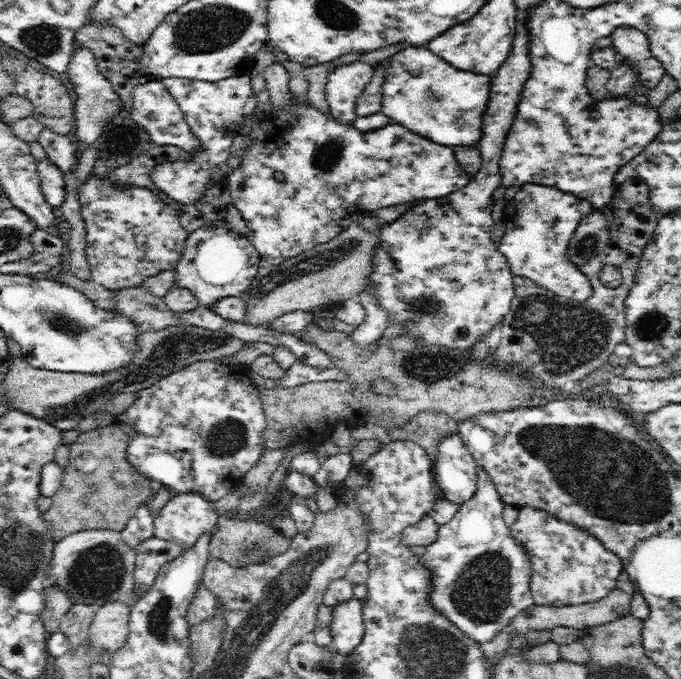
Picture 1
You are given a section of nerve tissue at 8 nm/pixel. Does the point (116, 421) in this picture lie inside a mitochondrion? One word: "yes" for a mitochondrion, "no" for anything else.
no

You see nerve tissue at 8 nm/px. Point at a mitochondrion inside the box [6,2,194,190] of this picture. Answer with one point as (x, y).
(44, 40)

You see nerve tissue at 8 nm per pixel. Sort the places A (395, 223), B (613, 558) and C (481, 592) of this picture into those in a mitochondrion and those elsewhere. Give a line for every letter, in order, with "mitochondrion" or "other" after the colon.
A: other
B: other
C: mitochondrion

